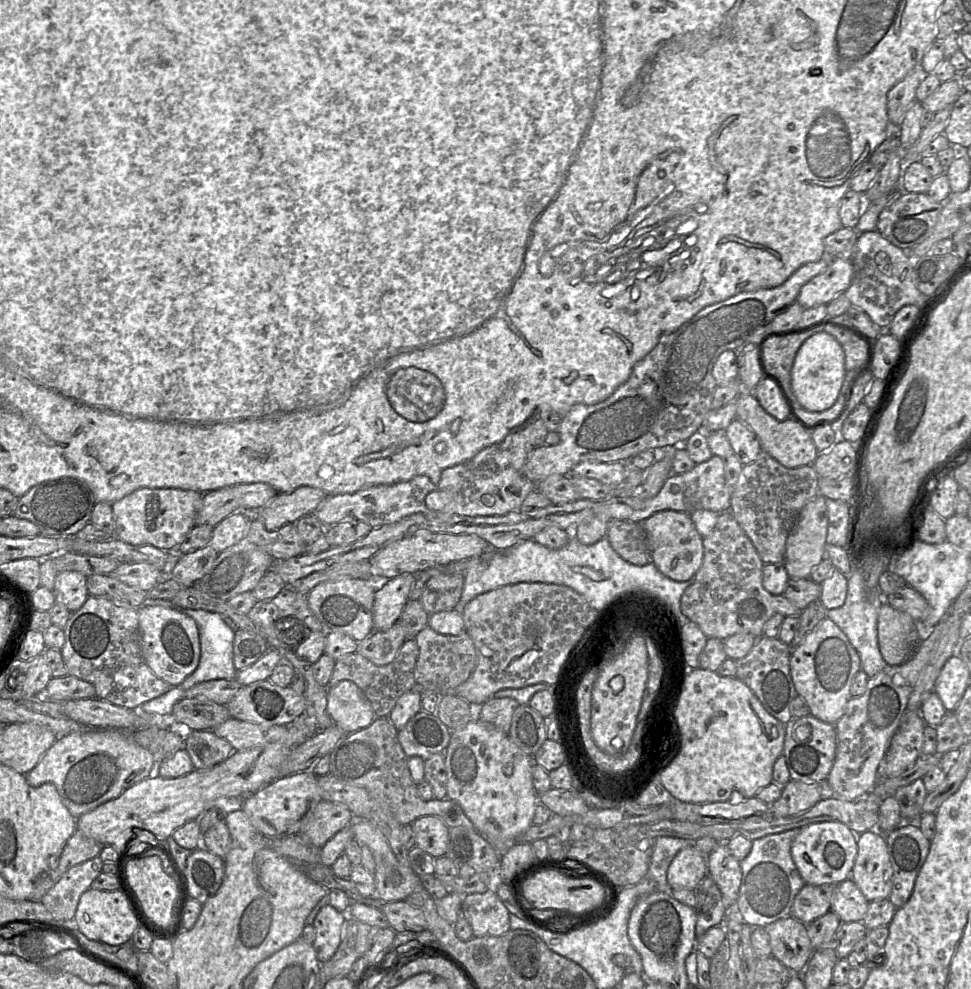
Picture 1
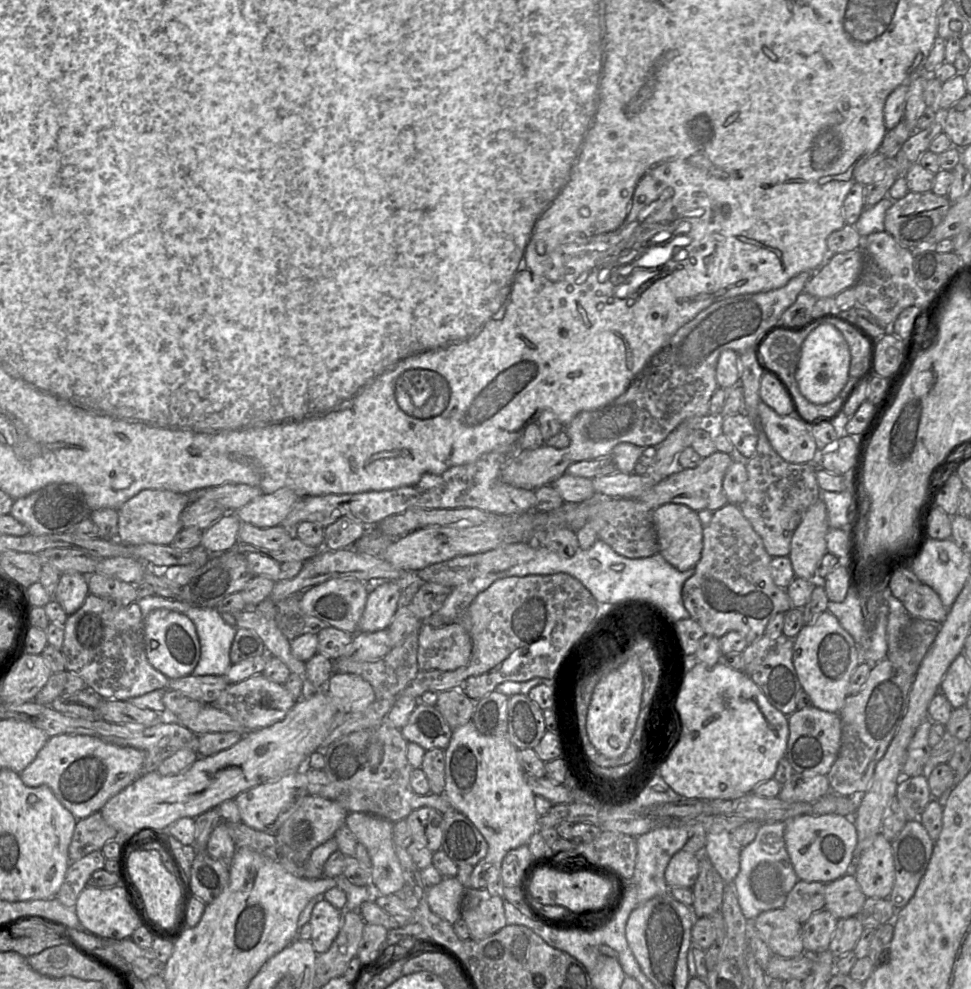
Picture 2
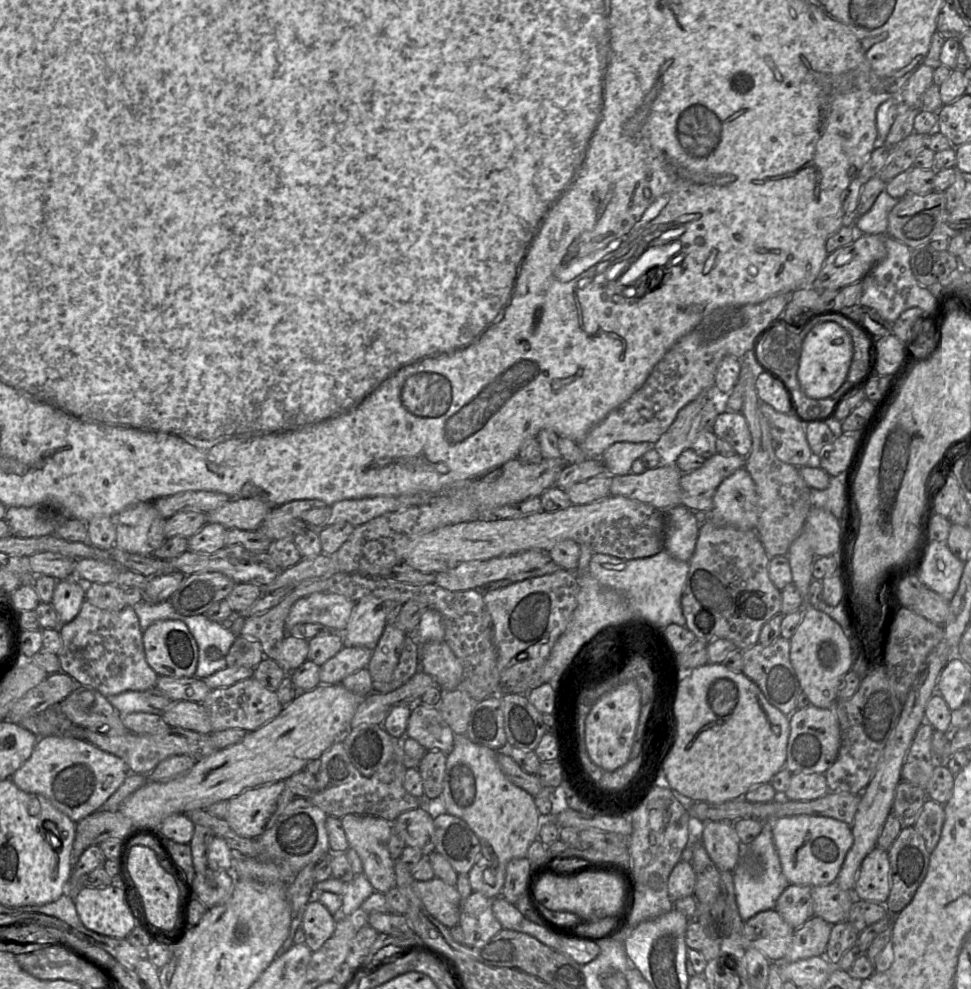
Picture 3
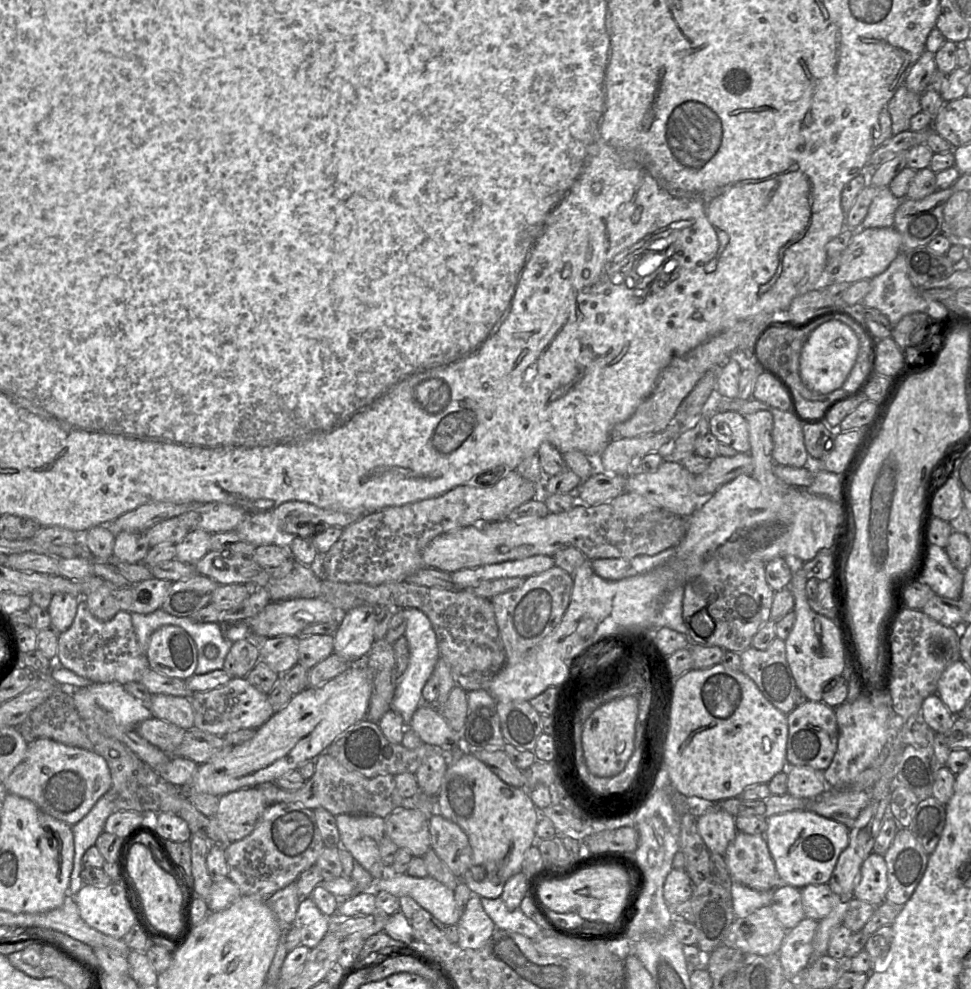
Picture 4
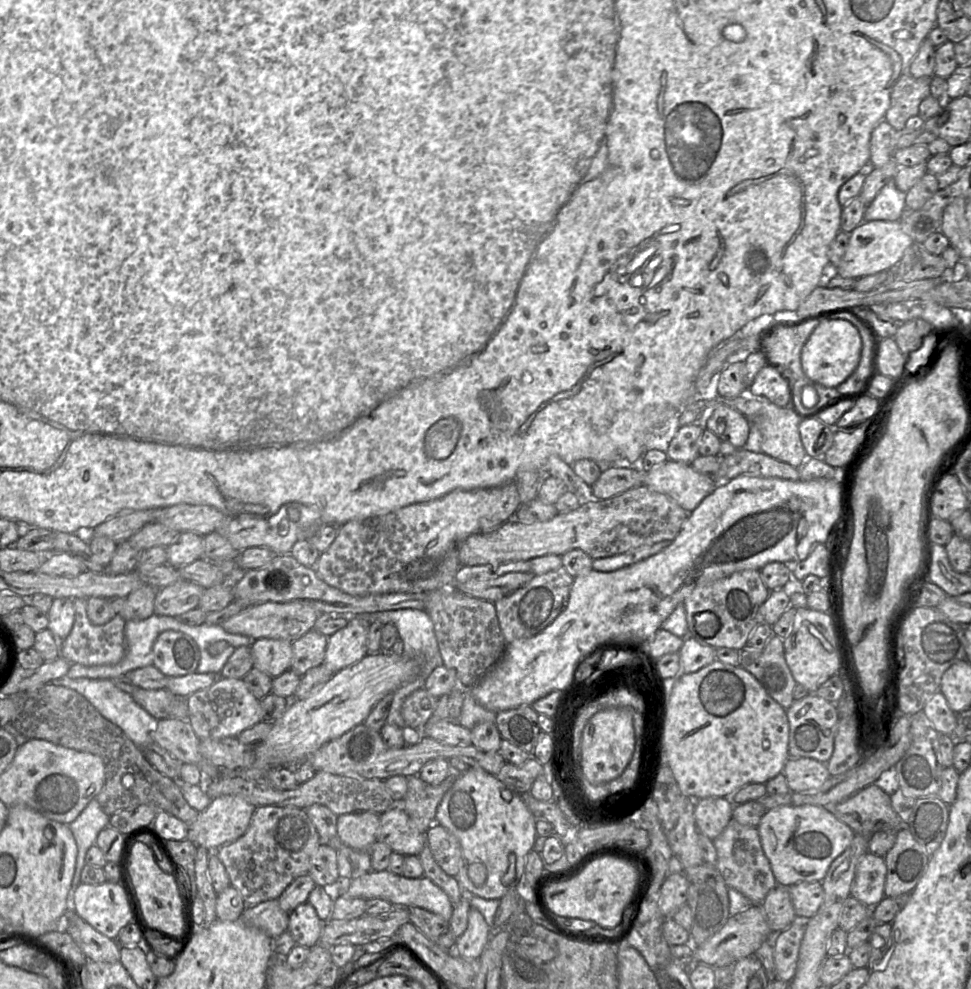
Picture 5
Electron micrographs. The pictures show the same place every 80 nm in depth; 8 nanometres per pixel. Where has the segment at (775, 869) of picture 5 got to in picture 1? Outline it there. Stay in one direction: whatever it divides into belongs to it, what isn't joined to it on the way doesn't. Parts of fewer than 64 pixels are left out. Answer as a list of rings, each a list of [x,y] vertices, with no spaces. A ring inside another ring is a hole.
[[[837,821],[820,822],[800,828],[791,845],[791,856],[805,884],[838,885],[851,876],[858,851],[857,835]]]

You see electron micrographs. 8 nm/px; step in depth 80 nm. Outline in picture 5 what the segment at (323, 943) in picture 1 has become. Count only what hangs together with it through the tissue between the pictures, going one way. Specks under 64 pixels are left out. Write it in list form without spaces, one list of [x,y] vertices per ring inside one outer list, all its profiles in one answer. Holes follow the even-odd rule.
[[[305,902],[289,913],[287,930],[296,945],[313,948],[319,942],[324,924],[315,908],[309,902]]]

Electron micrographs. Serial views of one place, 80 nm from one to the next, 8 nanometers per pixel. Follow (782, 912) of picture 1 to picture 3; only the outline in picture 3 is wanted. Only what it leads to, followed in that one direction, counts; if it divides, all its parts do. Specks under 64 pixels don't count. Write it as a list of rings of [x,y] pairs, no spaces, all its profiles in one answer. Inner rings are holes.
[[[762,822],[760,834],[749,845],[761,857],[763,861],[763,873],[759,877],[750,876],[745,868],[739,864],[738,856],[738,864],[732,872],[736,903],[739,914],[744,922],[759,912],[774,909],[779,896],[790,884],[782,871],[780,859],[774,844],[771,822]]]

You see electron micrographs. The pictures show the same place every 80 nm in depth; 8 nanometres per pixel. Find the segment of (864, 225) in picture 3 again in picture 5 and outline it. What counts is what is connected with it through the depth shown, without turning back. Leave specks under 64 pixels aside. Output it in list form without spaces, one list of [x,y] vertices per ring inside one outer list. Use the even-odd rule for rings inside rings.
[[[892,179],[867,206],[864,221],[899,221],[905,209],[906,193],[900,191]]]

